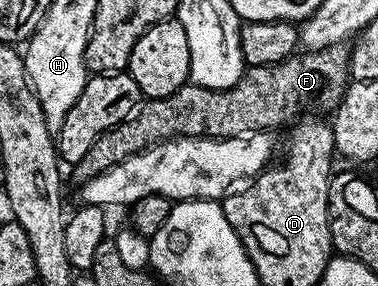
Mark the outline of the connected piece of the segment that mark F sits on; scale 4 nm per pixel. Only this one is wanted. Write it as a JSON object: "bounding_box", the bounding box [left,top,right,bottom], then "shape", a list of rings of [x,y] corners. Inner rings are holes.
{"bounding_box":[75,43,350,182],"shape":[[[344,43],[304,51],[279,65],[245,68],[238,83],[229,89],[207,89],[186,83],[168,97],[145,100],[133,116],[109,129],[92,144],[86,155],[82,155],[75,166],[79,180],[85,182],[97,177],[102,171],[161,141],[178,137],[245,137],[247,133],[276,131],[279,125],[295,122],[305,111],[316,115],[331,114],[340,105],[344,90],[350,84],[349,52],[349,46]]]}

